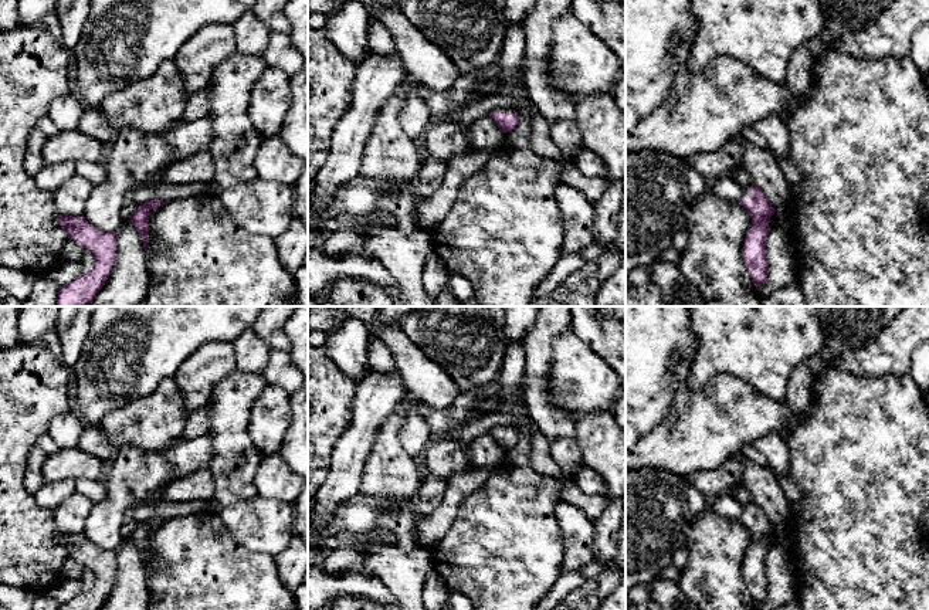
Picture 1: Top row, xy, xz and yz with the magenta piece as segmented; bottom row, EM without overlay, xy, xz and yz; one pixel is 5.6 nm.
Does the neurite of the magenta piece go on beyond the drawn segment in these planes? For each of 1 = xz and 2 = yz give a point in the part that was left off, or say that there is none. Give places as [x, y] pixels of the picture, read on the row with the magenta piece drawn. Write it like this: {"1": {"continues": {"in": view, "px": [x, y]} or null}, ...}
{"1": {"continues": {"in": "xz", "px": [497, 109]}}, "2": {"continues": {"in": "yz", "px": [746, 190]}}}

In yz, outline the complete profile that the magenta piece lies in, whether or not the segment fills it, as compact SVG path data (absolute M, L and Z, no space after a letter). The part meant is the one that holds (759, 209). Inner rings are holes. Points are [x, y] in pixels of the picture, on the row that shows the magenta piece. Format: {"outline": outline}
{"outline": "M755 183L750 187L743 187L743 194L738 203L746 209L752 218L743 244L745 267L752 282L760 287L767 281L766 238L772 230L769 227L770 217L776 210Z"}

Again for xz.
{"outline": "M495 108L488 115L505 135L515 129L519 122L519 115L512 108Z"}

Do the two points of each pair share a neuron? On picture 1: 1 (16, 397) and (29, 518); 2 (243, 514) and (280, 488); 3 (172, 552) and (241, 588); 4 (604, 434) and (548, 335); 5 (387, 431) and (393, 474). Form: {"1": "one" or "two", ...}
{"1": "one", "2": "two", "3": "one", "4": "two", "5": "one"}

